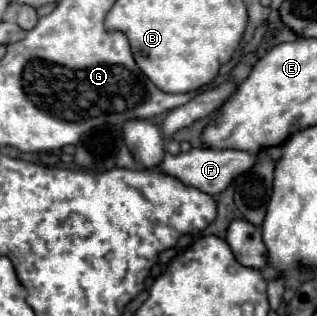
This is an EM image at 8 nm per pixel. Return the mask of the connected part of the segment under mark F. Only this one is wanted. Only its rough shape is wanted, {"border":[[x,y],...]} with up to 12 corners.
{"border":[[235,149],[165,153],[159,167],[181,183],[219,195],[255,163]]}

